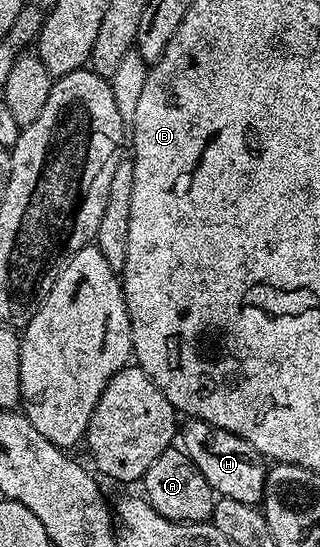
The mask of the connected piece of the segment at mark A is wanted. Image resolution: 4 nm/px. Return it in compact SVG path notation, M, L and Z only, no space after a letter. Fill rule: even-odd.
M172 445L149 465L141 480L142 494L158 515L174 523L206 523L215 508L216 493L201 477L201 469L178 446Z

